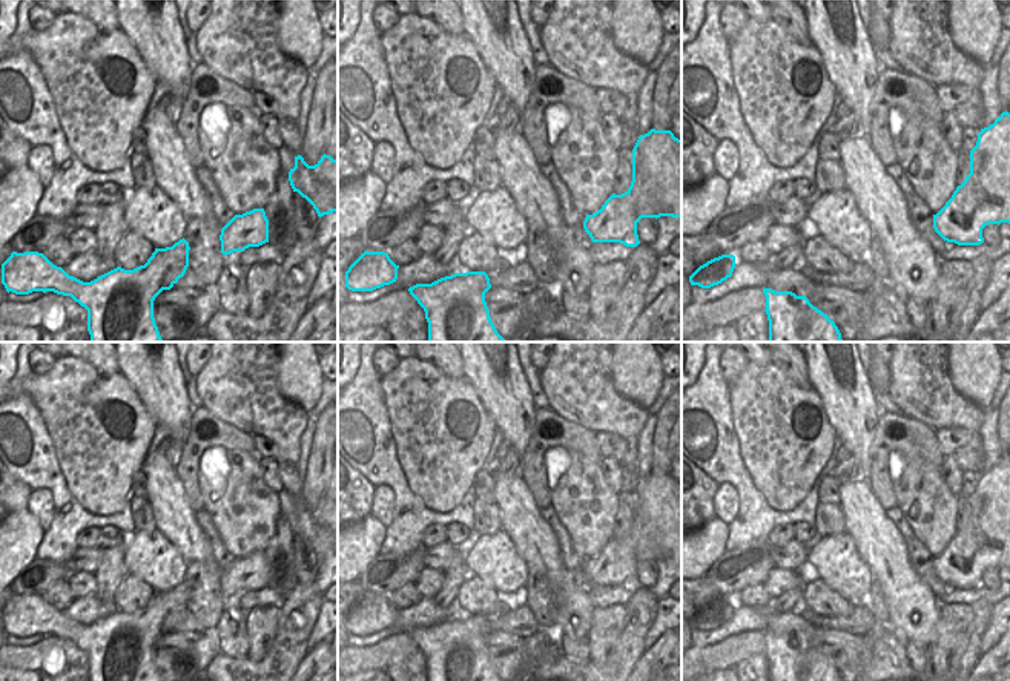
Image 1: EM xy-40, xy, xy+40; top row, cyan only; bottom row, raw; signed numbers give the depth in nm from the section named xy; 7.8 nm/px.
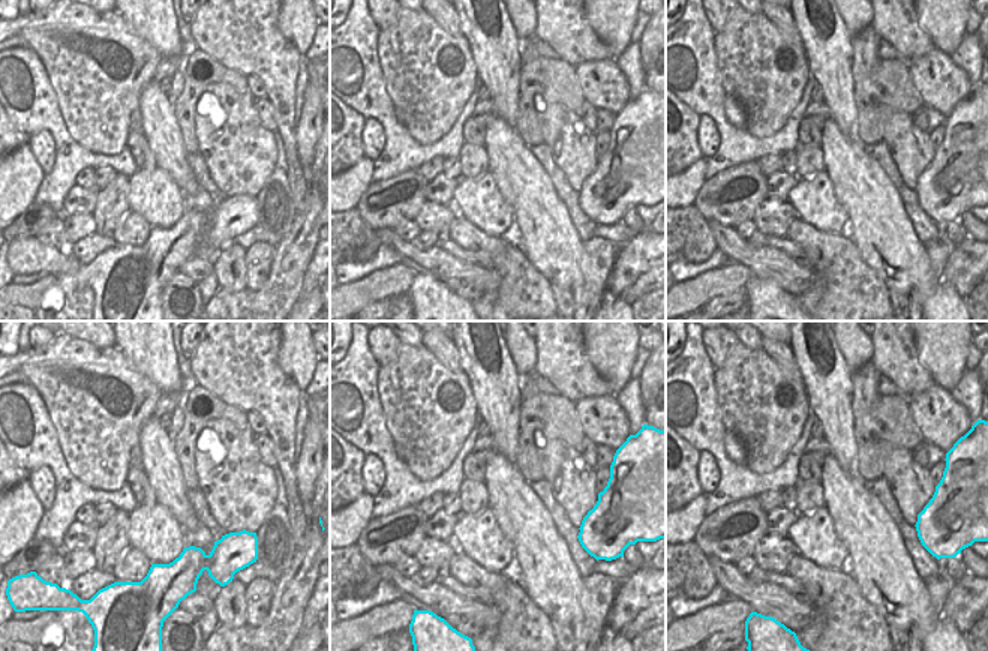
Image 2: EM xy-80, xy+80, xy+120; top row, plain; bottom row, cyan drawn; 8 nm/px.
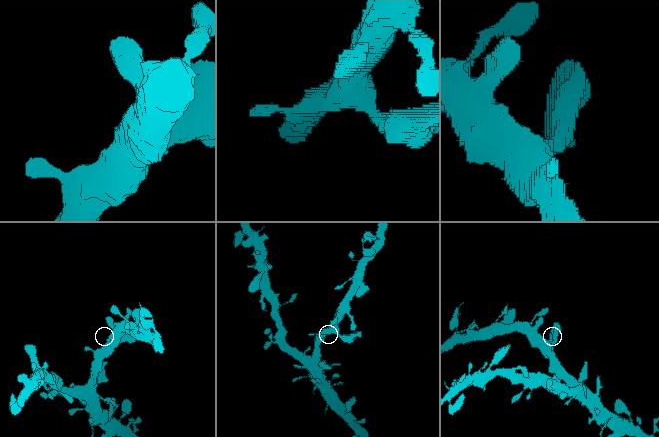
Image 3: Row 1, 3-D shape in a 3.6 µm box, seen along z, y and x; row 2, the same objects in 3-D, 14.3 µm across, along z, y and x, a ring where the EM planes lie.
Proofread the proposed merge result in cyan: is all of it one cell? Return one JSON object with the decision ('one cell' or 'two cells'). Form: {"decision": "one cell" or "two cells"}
{"decision": "one cell"}

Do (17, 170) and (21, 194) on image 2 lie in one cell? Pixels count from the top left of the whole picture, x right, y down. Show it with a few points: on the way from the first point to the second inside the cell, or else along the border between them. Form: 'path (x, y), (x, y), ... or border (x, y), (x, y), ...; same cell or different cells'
path (17, 176), (17, 188); same cell

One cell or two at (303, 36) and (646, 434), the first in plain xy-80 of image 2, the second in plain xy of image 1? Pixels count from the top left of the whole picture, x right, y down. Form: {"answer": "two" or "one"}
{"answer": "two"}

